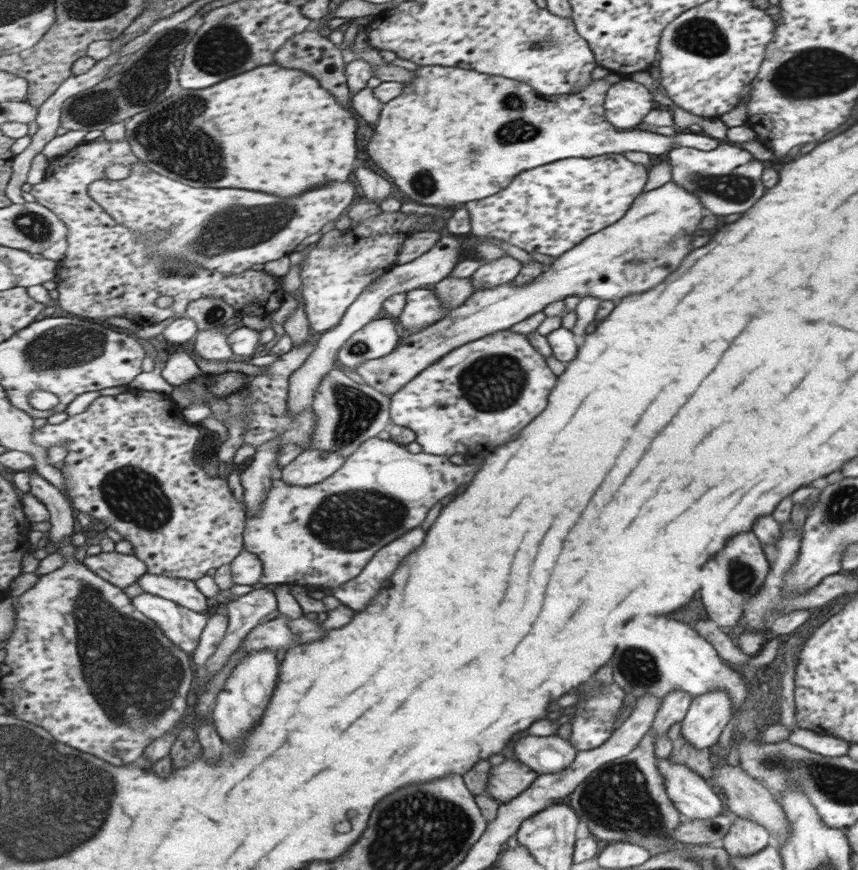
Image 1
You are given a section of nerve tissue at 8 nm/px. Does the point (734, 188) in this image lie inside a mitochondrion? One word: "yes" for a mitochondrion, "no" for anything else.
yes

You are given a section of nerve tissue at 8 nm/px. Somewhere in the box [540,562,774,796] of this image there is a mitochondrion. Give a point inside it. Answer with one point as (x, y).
(637, 666)

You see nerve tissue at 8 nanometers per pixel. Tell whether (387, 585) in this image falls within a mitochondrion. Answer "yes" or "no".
no

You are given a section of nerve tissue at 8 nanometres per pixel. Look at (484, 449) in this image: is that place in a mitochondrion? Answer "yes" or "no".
no

